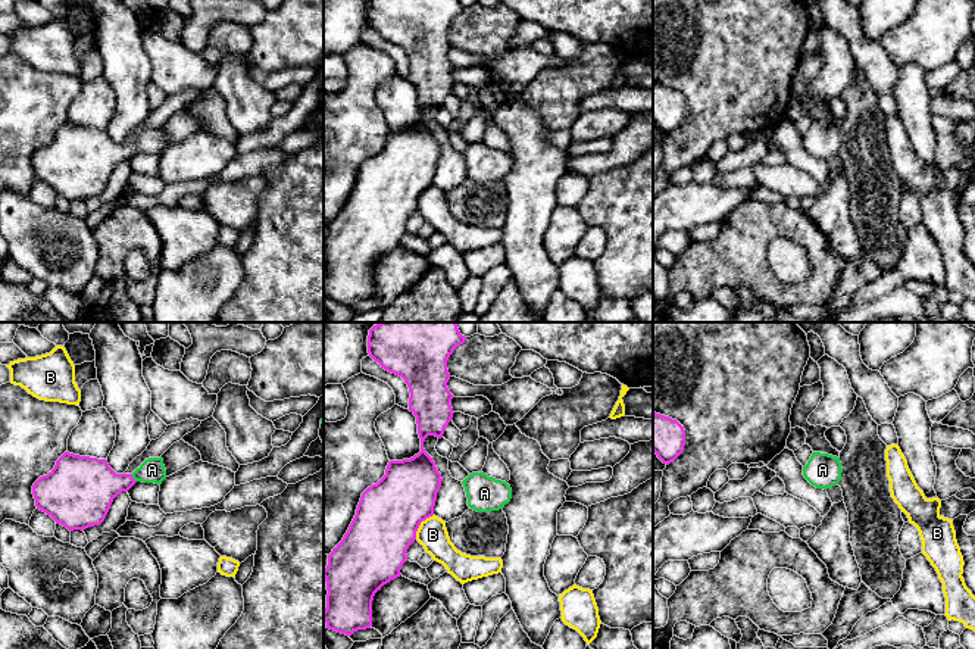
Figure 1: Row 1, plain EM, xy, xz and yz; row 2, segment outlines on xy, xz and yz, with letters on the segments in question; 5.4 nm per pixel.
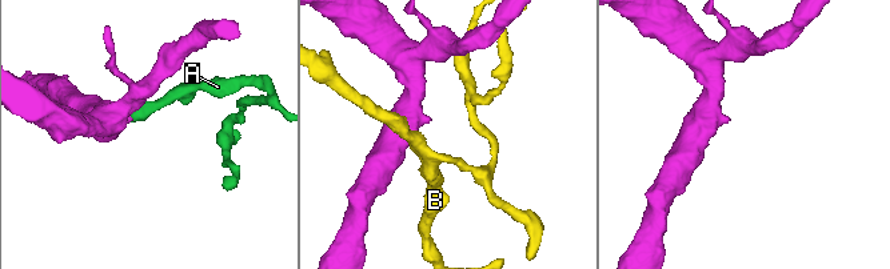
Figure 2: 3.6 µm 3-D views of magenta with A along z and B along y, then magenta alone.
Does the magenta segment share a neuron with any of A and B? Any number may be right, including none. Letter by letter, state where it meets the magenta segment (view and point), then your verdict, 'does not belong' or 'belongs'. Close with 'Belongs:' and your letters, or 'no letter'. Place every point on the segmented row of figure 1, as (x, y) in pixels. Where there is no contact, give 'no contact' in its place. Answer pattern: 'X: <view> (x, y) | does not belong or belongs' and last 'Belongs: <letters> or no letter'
A: xy (131, 477) | belongs
B: xz (419, 524) | does not belong
Belongs: A

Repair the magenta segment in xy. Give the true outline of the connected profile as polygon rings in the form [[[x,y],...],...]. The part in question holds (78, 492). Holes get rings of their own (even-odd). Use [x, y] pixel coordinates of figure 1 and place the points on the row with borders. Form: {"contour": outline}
{"contour": [[[65,452],[56,461],[54,468],[34,483],[32,494],[37,509],[50,515],[56,524],[66,527],[69,531],[84,531],[88,527],[100,525],[113,499],[119,493],[128,492],[137,481],[160,486],[165,478],[166,469],[162,456],[146,459],[132,474],[116,474],[106,459]]]}

